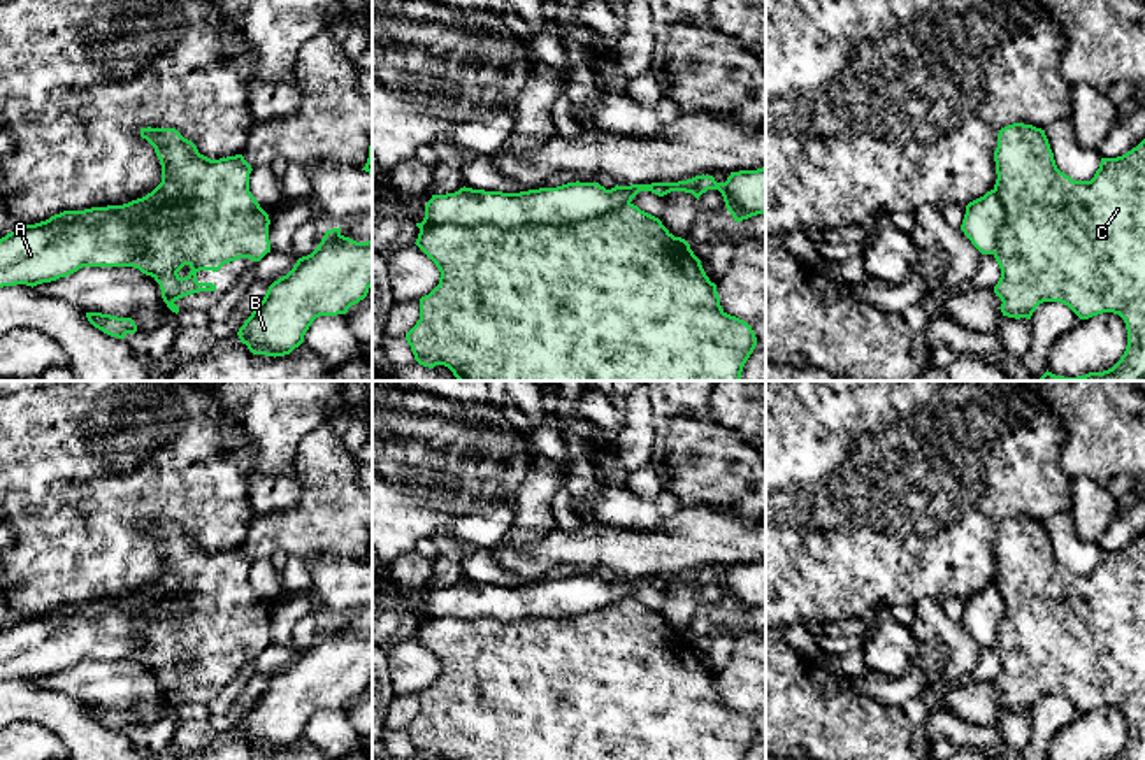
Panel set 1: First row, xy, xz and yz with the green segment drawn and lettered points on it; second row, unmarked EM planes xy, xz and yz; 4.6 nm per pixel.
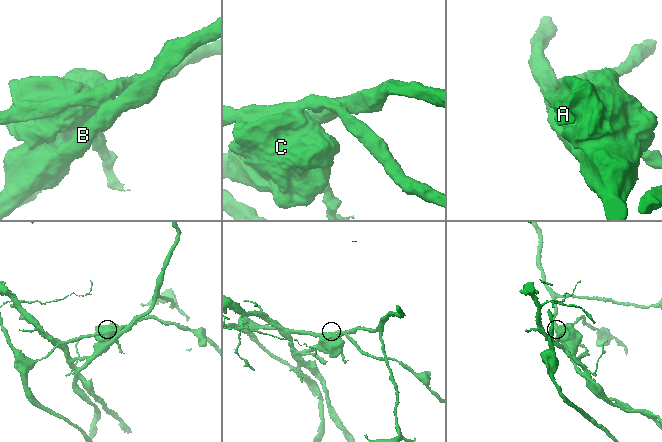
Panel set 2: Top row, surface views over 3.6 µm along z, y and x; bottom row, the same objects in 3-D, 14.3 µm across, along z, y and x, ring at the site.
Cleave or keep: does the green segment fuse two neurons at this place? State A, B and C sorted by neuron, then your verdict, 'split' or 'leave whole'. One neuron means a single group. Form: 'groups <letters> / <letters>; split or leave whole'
groups A / B C; split

